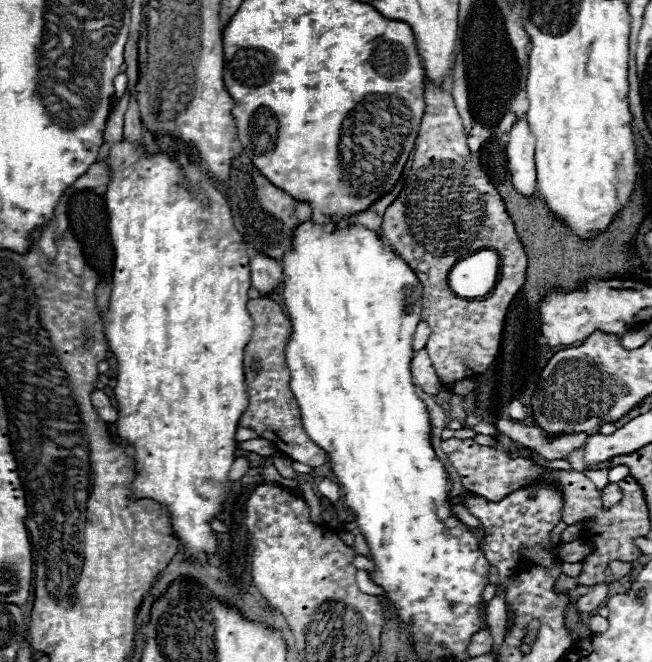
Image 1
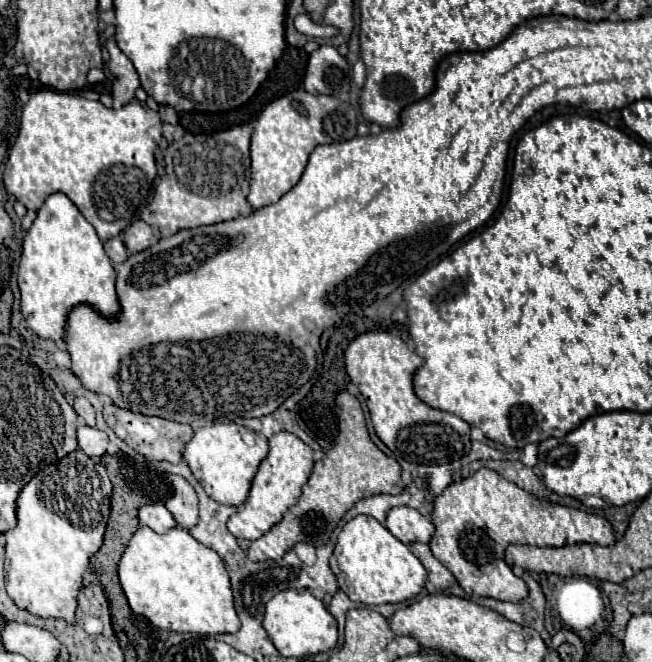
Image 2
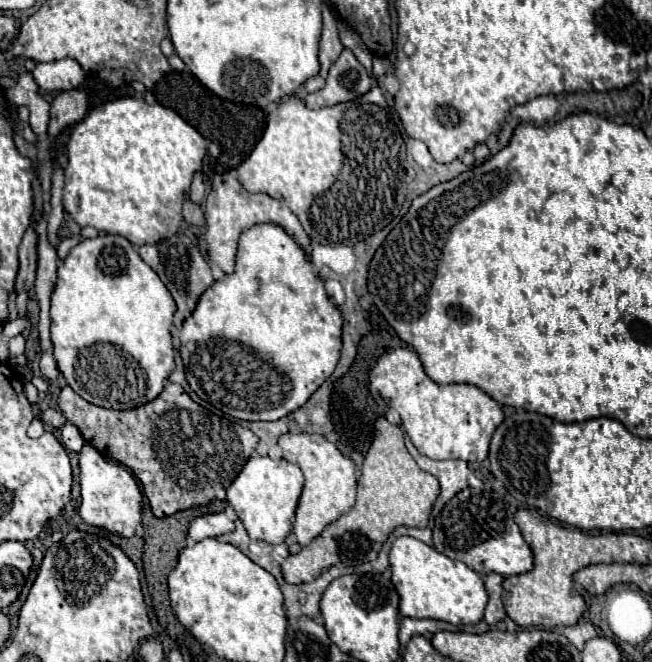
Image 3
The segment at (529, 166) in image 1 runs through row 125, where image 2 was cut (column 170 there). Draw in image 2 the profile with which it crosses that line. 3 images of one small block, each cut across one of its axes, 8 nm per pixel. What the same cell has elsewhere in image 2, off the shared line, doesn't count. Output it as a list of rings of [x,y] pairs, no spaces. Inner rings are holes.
[[[162,501],[142,506],[138,512],[138,520],[140,520],[140,526],[148,526],[158,534],[164,534],[176,526],[172,514],[166,510],[166,505]]]

